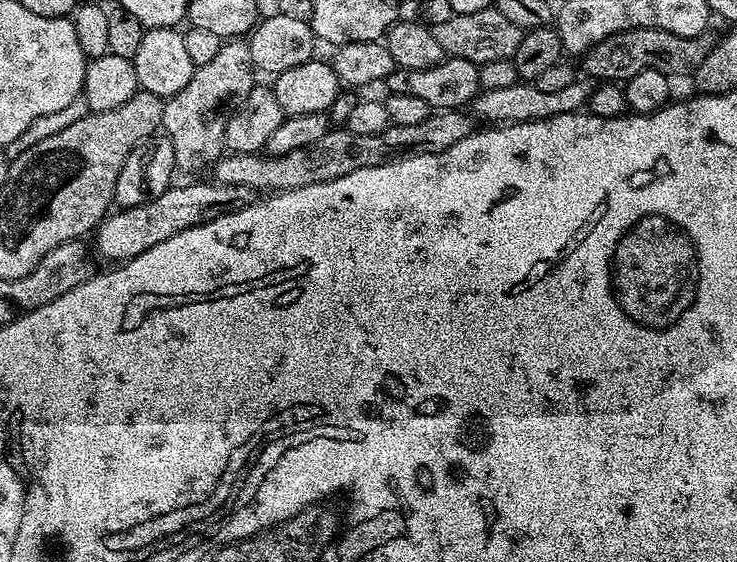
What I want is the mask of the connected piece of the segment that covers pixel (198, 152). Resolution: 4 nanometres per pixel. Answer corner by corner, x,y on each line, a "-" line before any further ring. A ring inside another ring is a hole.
233,38
221,43
218,54
213,60
206,62
206,66
193,71
190,82
186,82
186,86
182,86
178,94
165,99
162,132
170,138
174,146
176,167
181,173
200,172
203,168
211,169
216,161
225,155
225,117
222,113
229,107
228,99
239,102
246,94
250,94
254,86
252,75
254,69
247,39

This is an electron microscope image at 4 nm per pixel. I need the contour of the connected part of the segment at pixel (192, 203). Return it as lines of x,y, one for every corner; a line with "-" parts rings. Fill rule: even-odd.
202,180
197,184
179,184
153,196
145,204
120,208
105,216
94,233
95,255
100,255
104,260
112,260
108,262
132,260
138,254
150,250
150,246
158,246
158,242
166,242
166,238
174,238
174,234
182,234
182,230
214,222
214,218
222,218
222,214
234,214
250,206
254,199
252,189
246,186
226,186
215,182
206,184

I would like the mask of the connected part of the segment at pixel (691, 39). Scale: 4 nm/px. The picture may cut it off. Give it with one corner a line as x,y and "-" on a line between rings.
631,28
610,38
602,38
590,51
579,57
578,68
585,77
600,82
626,82
642,70
658,70
669,78
675,76
691,77
702,66
706,54
716,45
717,37
711,31
700,36
670,34
670,30
661,28

